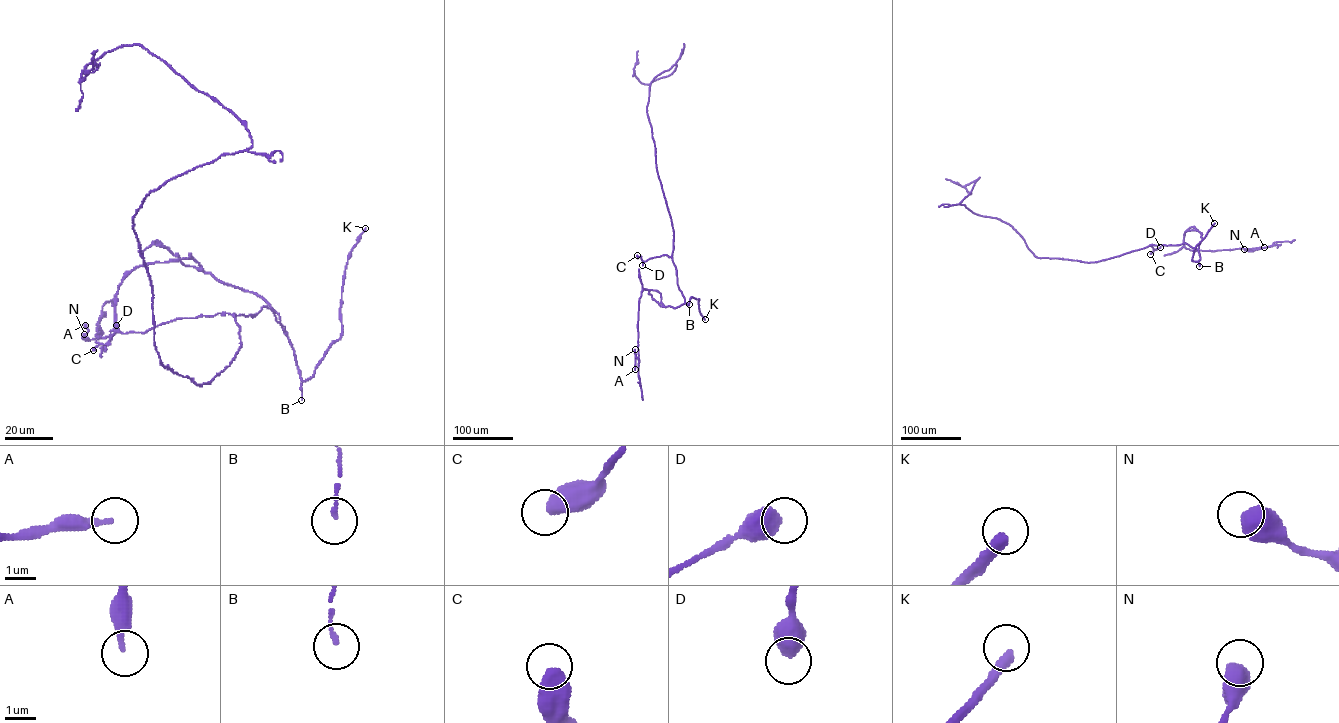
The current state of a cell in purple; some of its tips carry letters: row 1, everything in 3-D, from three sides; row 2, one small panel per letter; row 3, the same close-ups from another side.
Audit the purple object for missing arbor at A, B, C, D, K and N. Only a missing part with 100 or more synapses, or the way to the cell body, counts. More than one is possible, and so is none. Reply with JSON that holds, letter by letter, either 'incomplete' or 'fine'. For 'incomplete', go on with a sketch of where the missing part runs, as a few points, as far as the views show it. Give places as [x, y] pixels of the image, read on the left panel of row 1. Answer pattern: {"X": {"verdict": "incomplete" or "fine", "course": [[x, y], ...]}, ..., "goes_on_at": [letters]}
{"A": {"verdict": "fine"}, "B": {"verdict": "fine"}, "C": {"verdict": "fine"}, "D": {"verdict": "fine"}, "K": {"verdict": "fine"}, "N": {"verdict": "fine"}, "goes_on_at": []}

